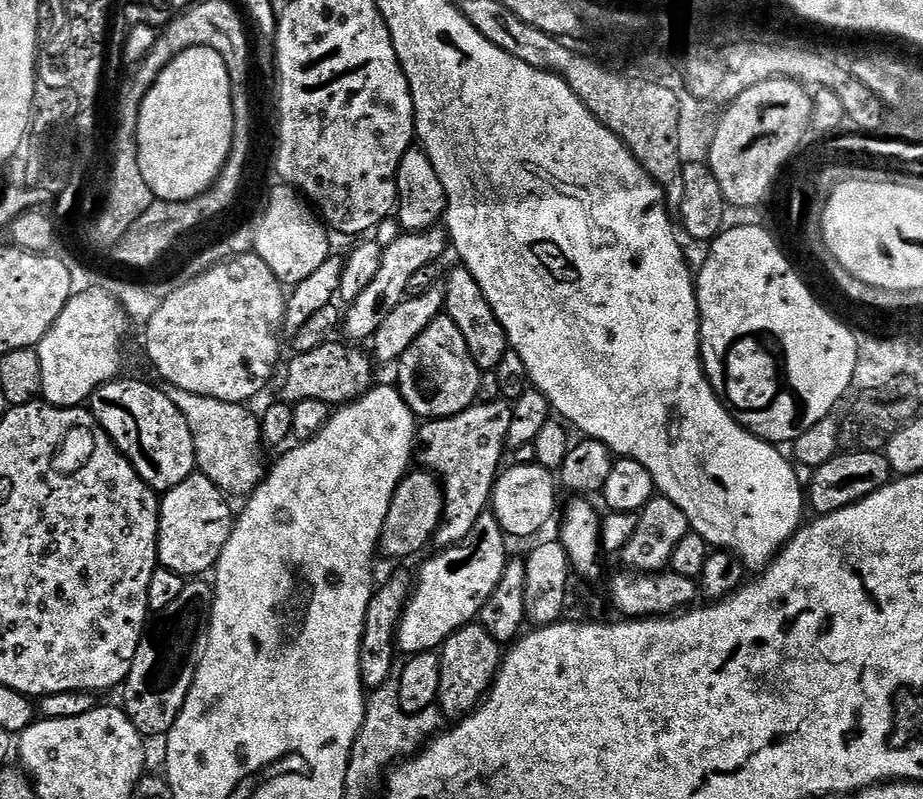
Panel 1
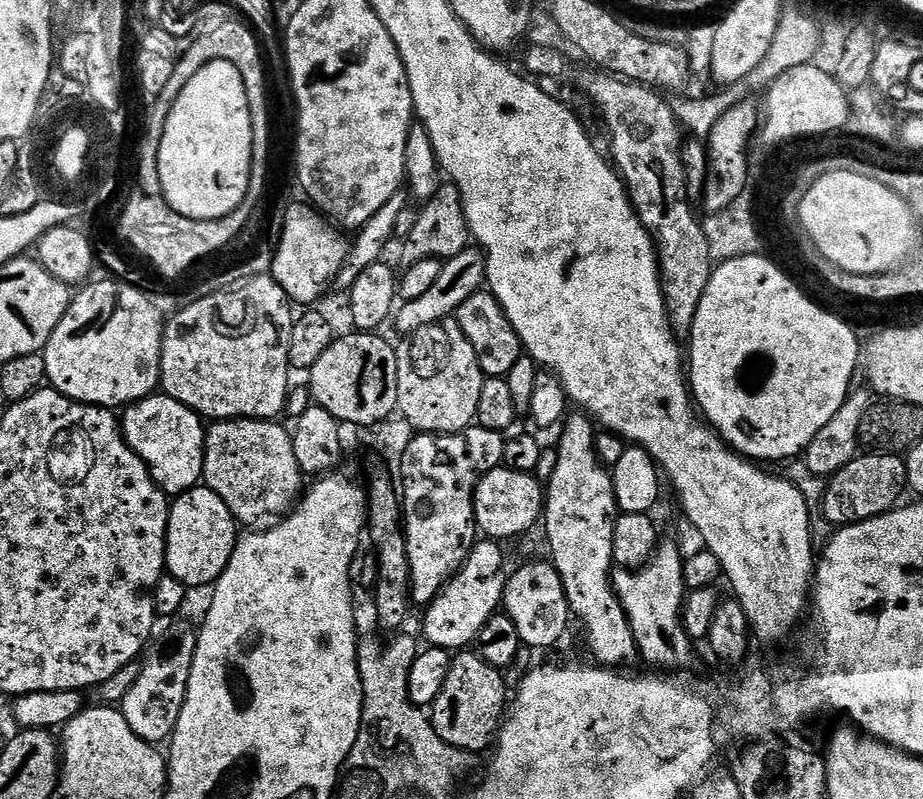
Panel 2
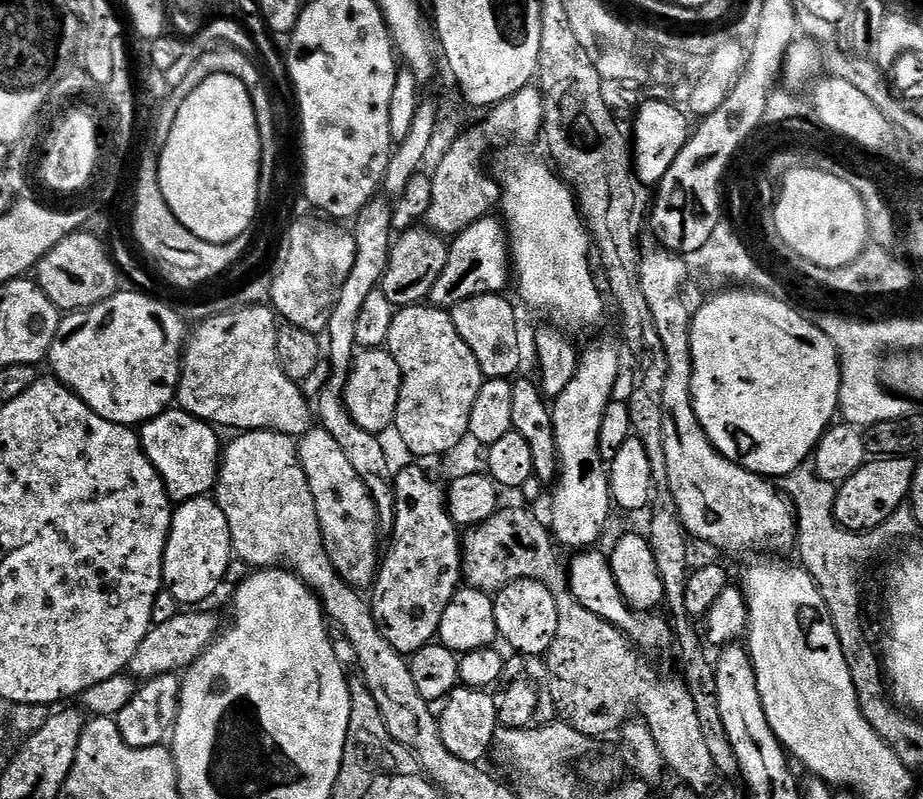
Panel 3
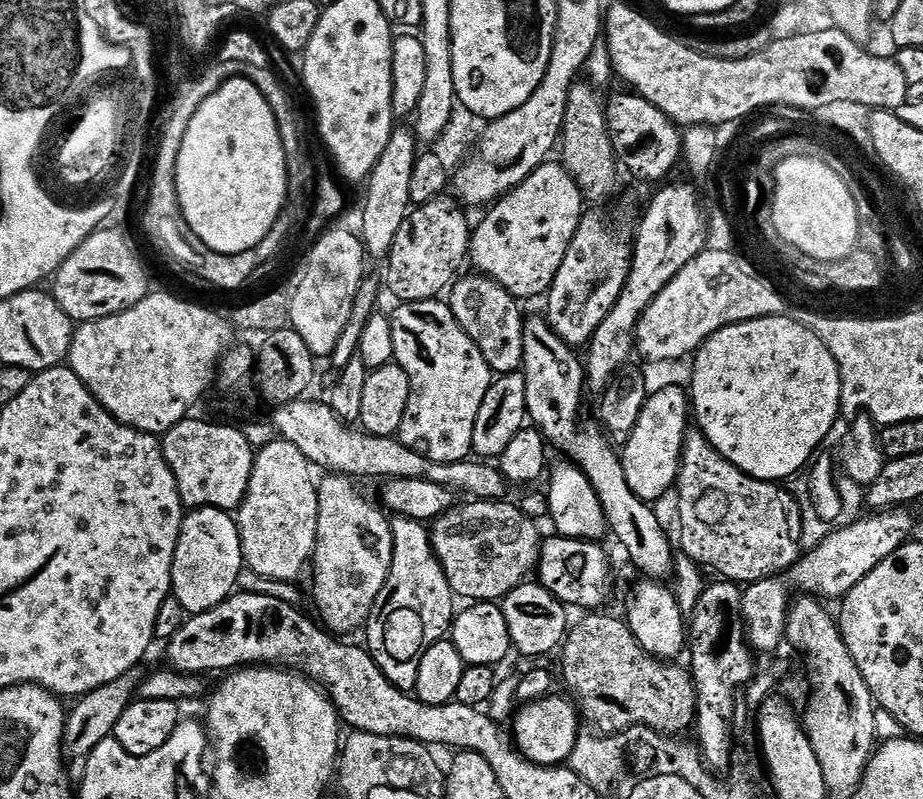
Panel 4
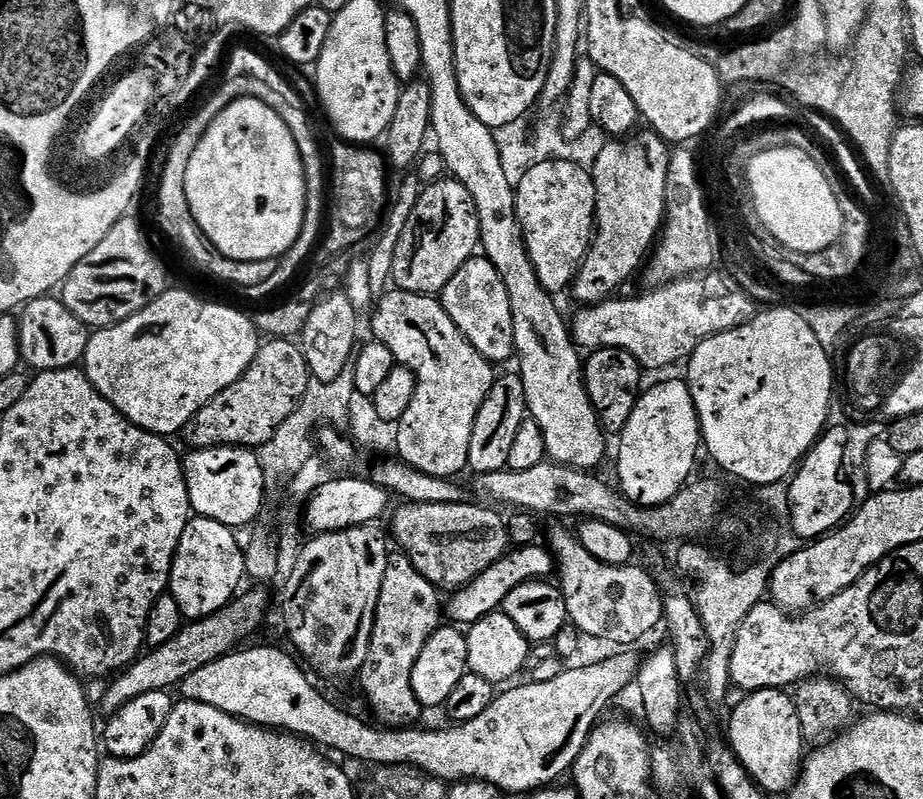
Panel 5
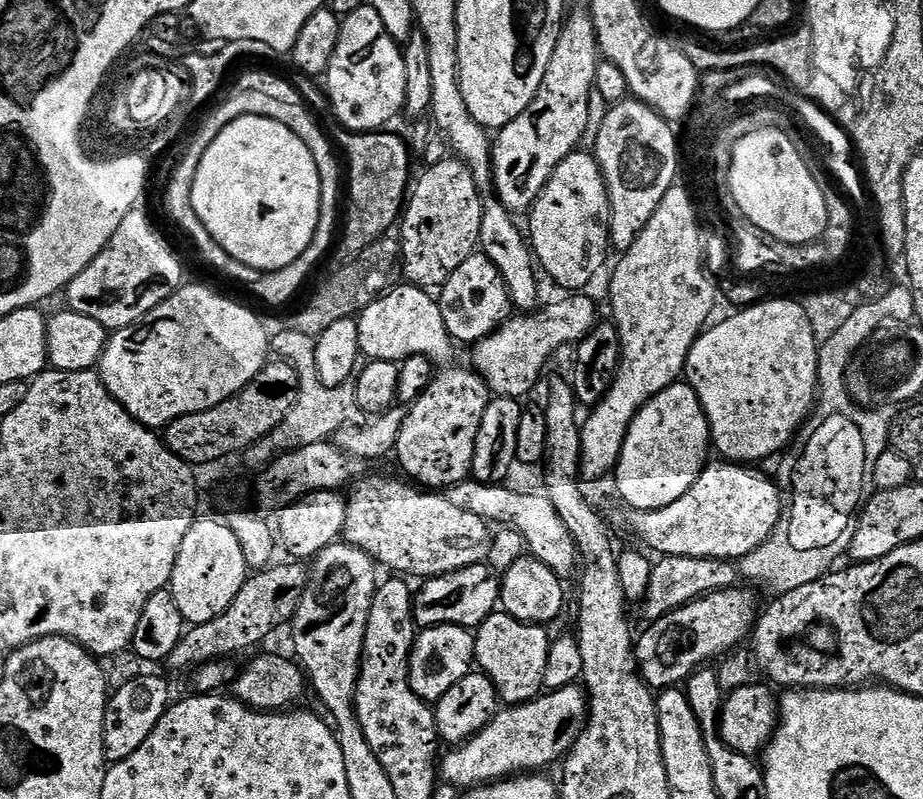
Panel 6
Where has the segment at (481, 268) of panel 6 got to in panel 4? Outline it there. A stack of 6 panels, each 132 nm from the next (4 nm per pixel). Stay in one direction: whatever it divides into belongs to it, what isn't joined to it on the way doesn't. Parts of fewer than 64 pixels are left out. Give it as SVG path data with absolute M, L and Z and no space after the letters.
M483 274L471 275L465 280L463 278L457 279L451 285L450 307L454 318L460 323L462 330L466 330L466 334L475 342L478 350L482 350L482 358L486 358L486 362L492 367L493 373L503 374L521 371L524 363L524 322L526 319L525 313L520 313L521 305L516 297L511 296L498 281L491 280Z

